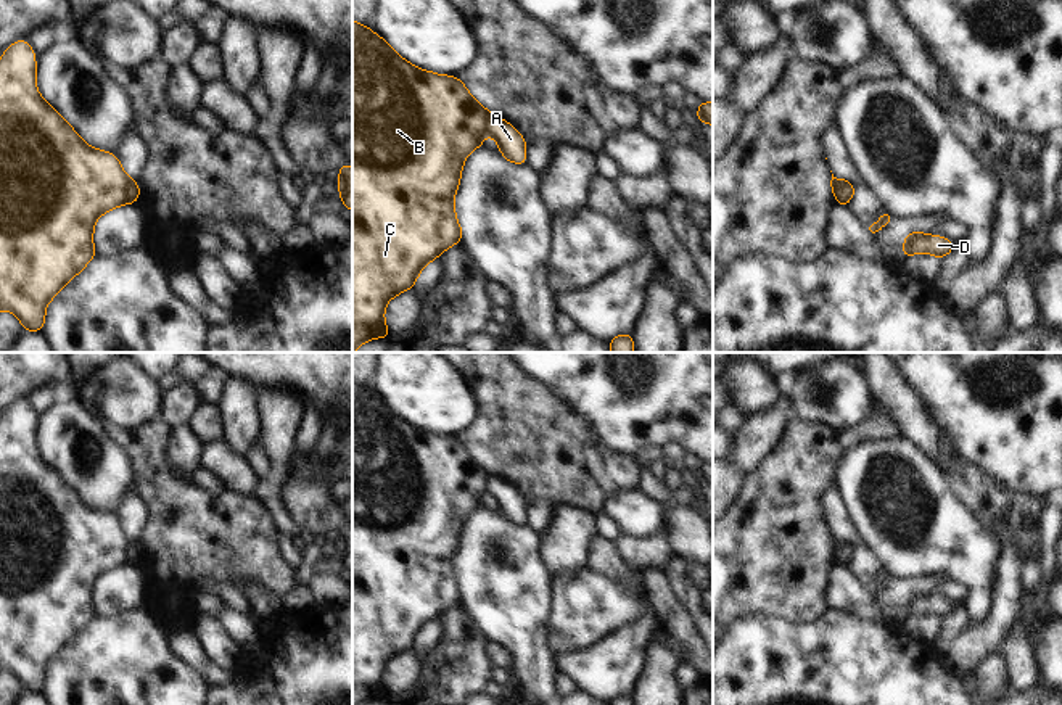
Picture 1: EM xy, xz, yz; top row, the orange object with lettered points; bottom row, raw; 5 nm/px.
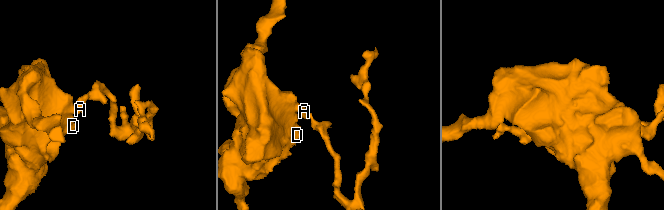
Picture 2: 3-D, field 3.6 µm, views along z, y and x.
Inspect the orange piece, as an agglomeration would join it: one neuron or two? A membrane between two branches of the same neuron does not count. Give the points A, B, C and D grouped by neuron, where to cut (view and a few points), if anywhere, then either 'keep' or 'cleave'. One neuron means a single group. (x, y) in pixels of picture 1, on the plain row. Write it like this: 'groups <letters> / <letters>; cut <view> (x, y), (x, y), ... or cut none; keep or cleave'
groups A / B C D; cut xy (137, 544), (129, 551), (127, 562); cleave

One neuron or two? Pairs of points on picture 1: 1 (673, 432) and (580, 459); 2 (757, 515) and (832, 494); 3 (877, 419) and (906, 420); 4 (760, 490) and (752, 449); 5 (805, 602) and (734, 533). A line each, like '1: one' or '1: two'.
1: two
2: two
3: two
4: two
5: one

